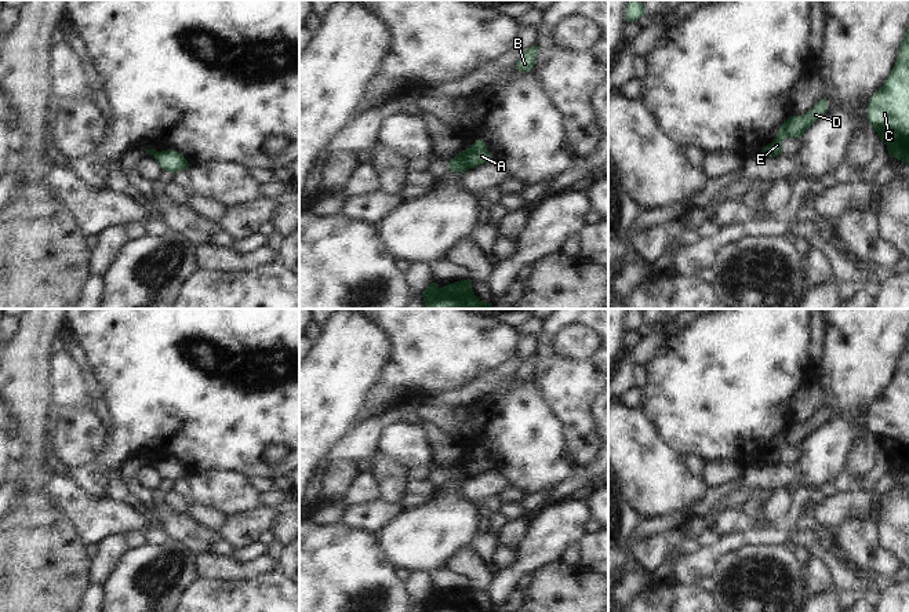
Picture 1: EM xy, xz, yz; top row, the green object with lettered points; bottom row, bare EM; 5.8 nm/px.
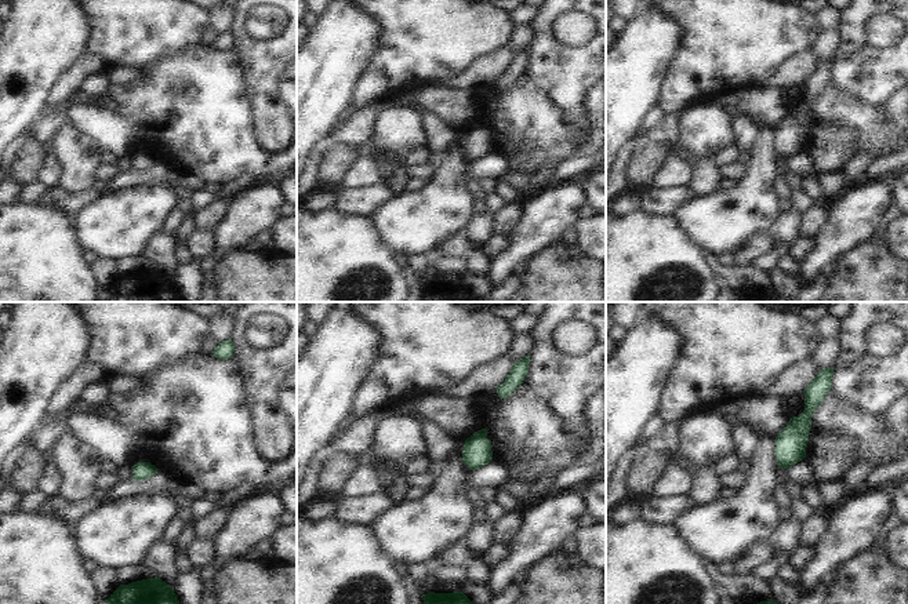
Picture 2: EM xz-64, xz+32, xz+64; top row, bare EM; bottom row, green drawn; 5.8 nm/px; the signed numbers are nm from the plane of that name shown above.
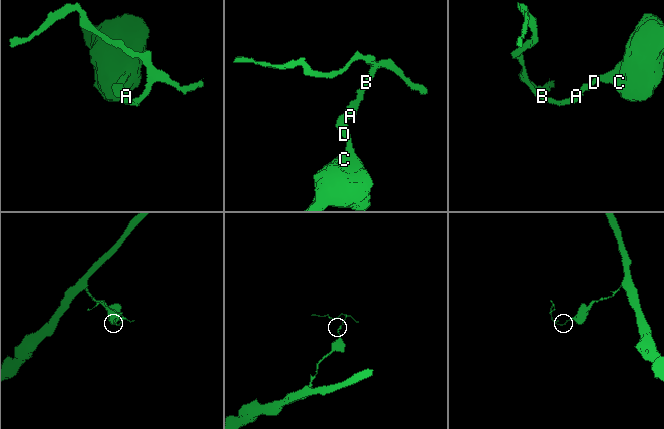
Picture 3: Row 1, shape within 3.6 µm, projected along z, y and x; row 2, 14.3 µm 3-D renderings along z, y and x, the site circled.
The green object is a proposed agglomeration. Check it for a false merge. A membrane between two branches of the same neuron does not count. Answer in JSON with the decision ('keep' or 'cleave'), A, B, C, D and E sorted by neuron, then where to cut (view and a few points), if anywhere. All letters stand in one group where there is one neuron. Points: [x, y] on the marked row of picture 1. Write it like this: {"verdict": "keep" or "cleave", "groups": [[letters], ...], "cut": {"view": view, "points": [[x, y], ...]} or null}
{"verdict": "cleave", "groups": [["A", "B"], ["C", "D", "E"]], "cut": {"view": "xz", "points": [[461, 152], [471, 167]]}}

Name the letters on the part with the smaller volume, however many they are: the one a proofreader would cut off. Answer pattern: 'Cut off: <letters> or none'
Cut off: A, B

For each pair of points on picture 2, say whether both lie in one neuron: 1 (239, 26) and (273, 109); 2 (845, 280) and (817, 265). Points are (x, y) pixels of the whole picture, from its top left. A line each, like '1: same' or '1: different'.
1: same
2: different

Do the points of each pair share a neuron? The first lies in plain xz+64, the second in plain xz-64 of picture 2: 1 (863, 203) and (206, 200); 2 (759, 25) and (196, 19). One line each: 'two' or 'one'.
1: two
2: one

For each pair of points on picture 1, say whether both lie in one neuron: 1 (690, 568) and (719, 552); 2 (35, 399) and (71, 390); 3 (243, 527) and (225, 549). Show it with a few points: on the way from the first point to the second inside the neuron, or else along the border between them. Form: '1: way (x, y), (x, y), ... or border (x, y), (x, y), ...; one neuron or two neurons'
1: way (697, 565), (712, 554); one neuron
2: border (51, 361), (51, 394), (55, 401); two neurons
3: border (218, 532), (239, 549); two neurons

